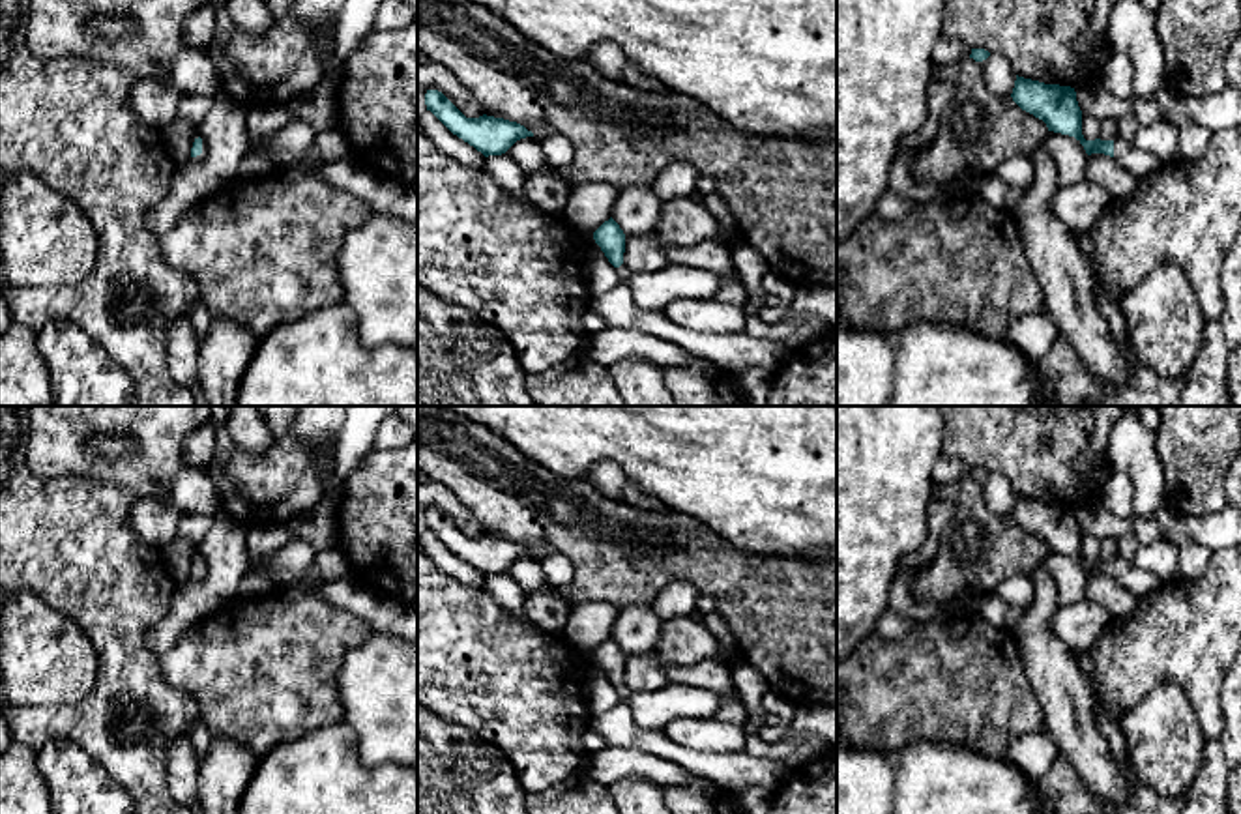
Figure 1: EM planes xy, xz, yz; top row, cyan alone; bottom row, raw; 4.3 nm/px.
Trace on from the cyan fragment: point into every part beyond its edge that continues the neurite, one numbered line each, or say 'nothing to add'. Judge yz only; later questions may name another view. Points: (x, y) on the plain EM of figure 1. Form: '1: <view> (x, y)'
1: yz (1138, 582)

